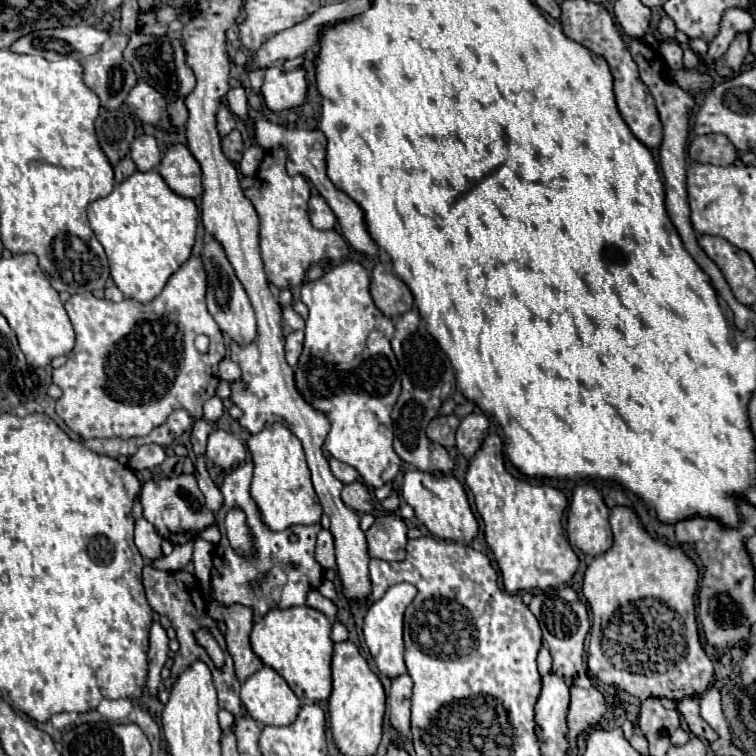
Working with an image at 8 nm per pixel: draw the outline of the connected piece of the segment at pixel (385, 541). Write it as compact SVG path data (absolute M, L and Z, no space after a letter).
M388 513L374 521L374 525L366 531L368 553L370 557L384 561L404 561L406 559L406 523Z

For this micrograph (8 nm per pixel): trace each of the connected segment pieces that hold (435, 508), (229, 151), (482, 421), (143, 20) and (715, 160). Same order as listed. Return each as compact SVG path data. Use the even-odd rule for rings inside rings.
M412 469L404 475L402 481L402 497L404 501L414 509L418 521L438 539L454 541L454 543L466 543L470 545L478 535L478 521L470 509L468 497L464 487L452 477L438 477L432 473L424 473L418 469Z
M232 131L222 139L222 151L232 163L240 163L242 159L242 135L238 131Z
M480 411L470 413L468 417L462 419L462 423L456 431L456 447L464 457L470 459L480 449L482 439L486 437L488 425L490 425L488 415L480 413Z
M162 7L158 11L148 11L140 13L140 27L148 29L154 35L164 35L168 23L174 19L174 9L172 7Z
M702 135L690 143L688 155L694 163L732 165L738 159L734 145L726 135Z

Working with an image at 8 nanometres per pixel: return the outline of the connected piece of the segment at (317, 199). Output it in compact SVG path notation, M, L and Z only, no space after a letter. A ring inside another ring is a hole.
M320 195L310 197L308 213L310 213L312 225L316 229L334 229L336 227L336 215L334 215L334 211L330 209L330 205Z

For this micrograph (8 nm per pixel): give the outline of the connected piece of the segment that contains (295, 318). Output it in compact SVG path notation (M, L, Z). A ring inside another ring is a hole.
M288 305L282 309L282 317L284 317L284 333L292 333L292 331L298 331L298 329L304 329L304 319Z

